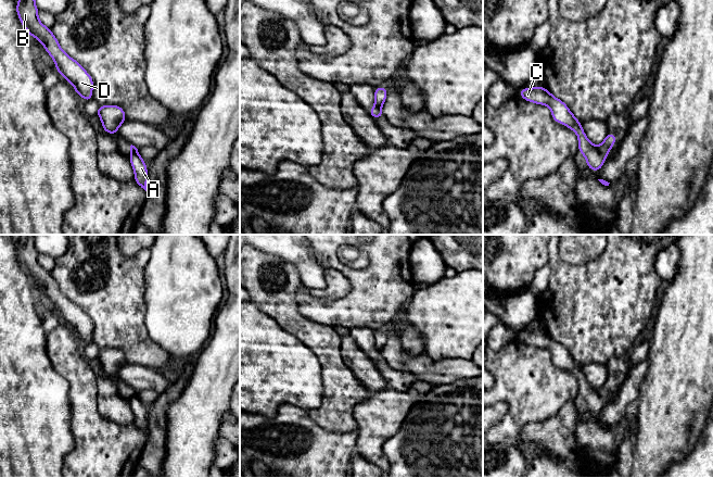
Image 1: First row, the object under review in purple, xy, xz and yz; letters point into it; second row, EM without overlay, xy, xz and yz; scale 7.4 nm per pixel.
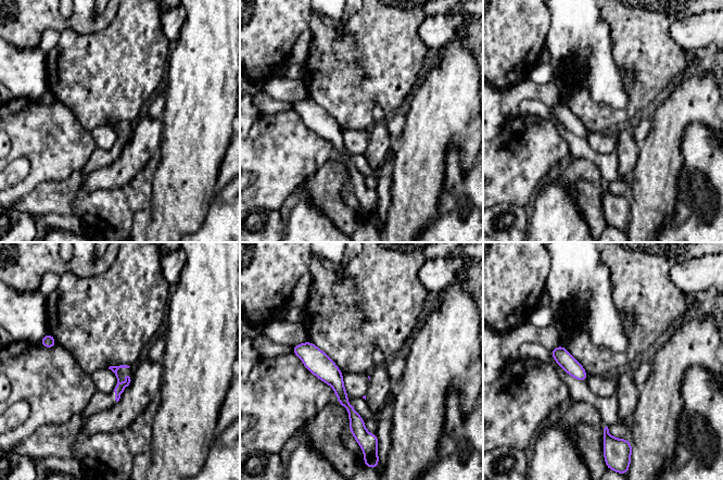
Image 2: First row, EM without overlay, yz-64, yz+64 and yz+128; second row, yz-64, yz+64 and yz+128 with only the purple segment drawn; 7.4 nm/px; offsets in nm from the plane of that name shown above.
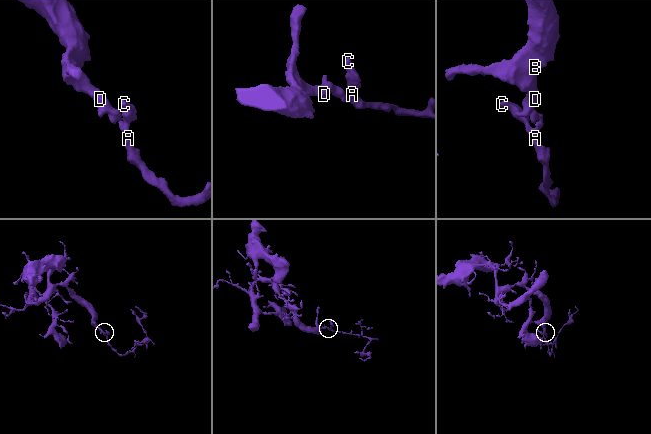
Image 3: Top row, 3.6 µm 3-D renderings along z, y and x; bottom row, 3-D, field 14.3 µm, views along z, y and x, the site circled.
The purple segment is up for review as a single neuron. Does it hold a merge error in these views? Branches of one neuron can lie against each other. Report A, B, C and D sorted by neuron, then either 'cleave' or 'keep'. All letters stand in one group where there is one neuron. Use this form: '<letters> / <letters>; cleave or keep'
A C / B D; cleave

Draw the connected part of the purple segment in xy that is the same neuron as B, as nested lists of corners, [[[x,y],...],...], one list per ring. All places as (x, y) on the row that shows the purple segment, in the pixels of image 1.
[[[18,0],[16,12],[24,28],[31,37],[36,37],[50,54],[54,62],[56,71],[75,88],[77,96],[86,101],[92,99],[92,77],[84,70],[84,67],[74,59],[69,58],[59,45],[58,39],[38,20],[38,9],[35,0]]]

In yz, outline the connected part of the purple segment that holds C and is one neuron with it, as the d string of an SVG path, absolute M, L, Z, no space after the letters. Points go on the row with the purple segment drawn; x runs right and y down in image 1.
M544 87L523 88L519 93L526 101L548 105L556 123L561 123L576 133L578 137L578 150L586 158L587 167L594 172L598 172L602 167L606 158L588 140L583 130L582 123L575 118L575 115L571 113L563 101L555 98Z

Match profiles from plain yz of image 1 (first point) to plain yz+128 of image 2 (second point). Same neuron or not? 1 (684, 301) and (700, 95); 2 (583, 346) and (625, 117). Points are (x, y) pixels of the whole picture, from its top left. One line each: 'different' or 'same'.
1: same
2: same

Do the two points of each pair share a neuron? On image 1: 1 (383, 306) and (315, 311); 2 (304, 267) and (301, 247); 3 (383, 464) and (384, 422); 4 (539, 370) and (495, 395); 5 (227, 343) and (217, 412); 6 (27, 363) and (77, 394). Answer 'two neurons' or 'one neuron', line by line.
1: one neuron
2: one neuron
3: one neuron
4: one neuron
5: one neuron
6: two neurons

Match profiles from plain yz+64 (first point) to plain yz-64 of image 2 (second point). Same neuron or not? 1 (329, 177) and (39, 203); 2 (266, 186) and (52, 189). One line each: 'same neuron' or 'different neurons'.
1: same neuron
2: different neurons

